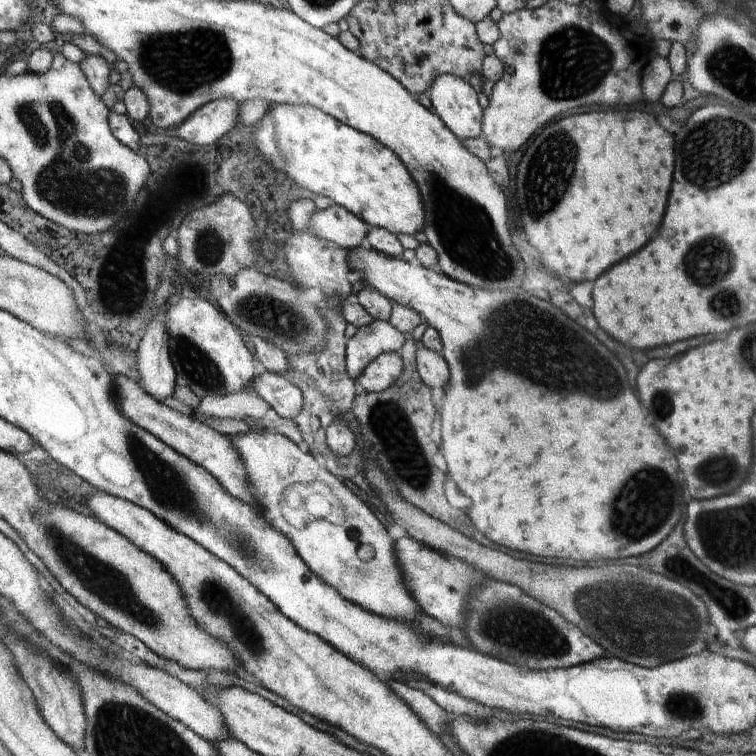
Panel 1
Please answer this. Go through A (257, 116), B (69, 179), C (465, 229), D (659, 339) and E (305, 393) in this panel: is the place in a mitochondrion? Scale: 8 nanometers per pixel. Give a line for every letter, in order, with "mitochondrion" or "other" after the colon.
A: other
B: mitochondrion
C: mitochondrion
D: other
E: other

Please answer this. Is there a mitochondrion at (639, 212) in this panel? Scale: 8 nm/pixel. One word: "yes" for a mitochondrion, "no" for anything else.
no

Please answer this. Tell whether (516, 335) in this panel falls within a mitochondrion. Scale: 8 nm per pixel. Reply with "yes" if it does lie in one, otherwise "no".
yes

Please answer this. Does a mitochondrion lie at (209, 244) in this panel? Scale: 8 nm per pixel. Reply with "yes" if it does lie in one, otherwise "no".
yes

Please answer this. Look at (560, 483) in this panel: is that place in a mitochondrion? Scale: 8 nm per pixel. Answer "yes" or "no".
no

